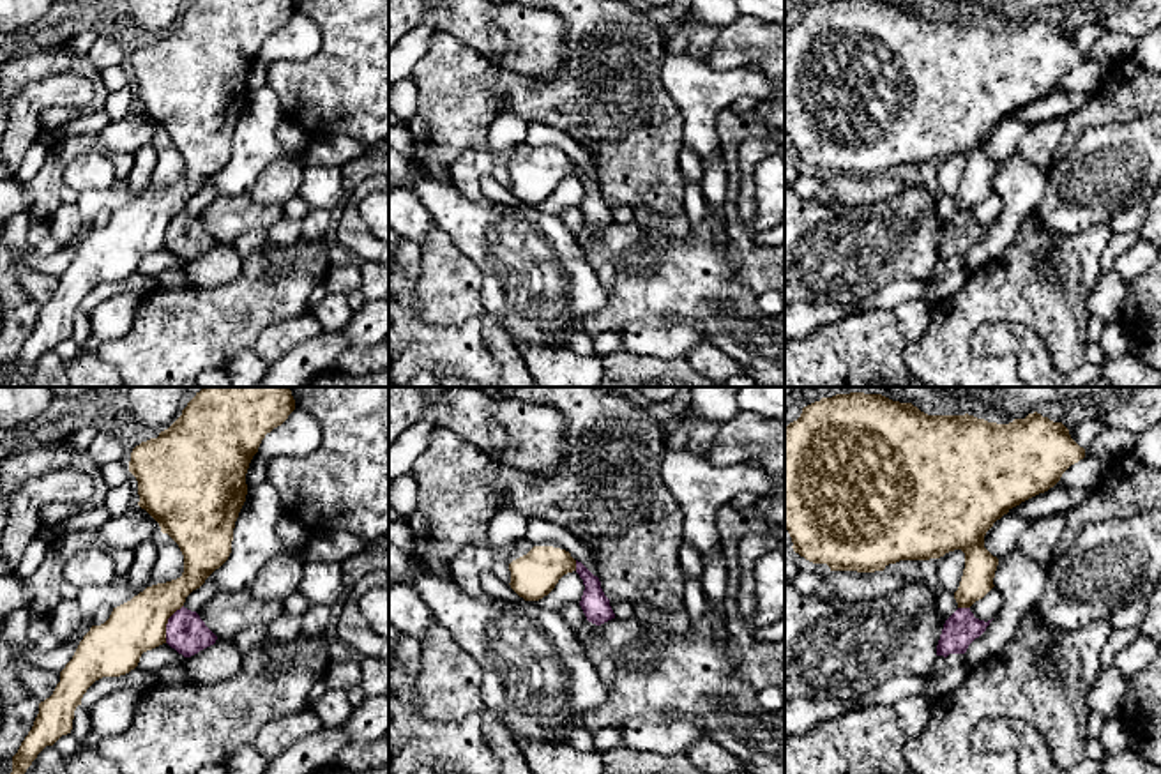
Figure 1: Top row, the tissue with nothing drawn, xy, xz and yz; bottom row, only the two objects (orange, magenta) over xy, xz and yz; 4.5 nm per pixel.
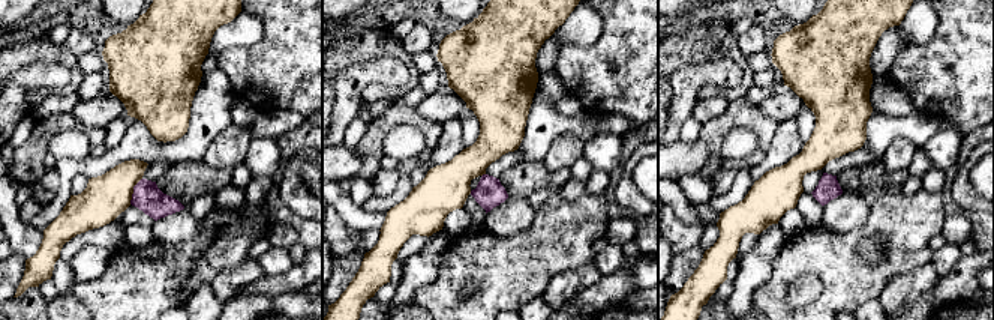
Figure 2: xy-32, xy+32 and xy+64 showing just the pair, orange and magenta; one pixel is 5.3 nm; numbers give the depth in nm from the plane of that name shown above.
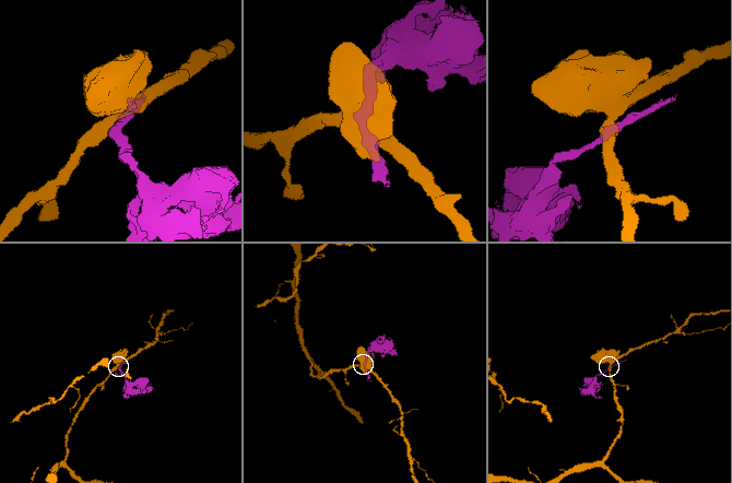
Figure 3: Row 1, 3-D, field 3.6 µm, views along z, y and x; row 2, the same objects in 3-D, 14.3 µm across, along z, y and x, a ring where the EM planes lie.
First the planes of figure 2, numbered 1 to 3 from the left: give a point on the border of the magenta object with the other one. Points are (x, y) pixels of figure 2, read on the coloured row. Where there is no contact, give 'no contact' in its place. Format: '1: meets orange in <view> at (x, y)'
1: meets orange in xy-32 at (132, 191)
2: meets orange in xy+32 at (483, 173)
3: no contact

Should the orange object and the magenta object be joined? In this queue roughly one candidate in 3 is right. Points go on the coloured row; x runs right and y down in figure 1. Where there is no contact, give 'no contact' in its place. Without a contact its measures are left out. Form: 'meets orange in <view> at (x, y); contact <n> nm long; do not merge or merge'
meets orange in xy at (166, 622); contact 190 nm long; do not merge

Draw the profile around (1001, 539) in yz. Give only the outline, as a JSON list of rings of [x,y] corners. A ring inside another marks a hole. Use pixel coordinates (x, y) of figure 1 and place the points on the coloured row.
[[[1004,514],[993,523],[984,535],[984,548],[997,558],[1016,550],[1016,543],[1023,530],[1028,527],[1028,520],[1016,514]]]

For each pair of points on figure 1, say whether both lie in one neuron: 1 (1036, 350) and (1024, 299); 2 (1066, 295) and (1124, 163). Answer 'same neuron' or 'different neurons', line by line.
1: different neurons
2: different neurons

